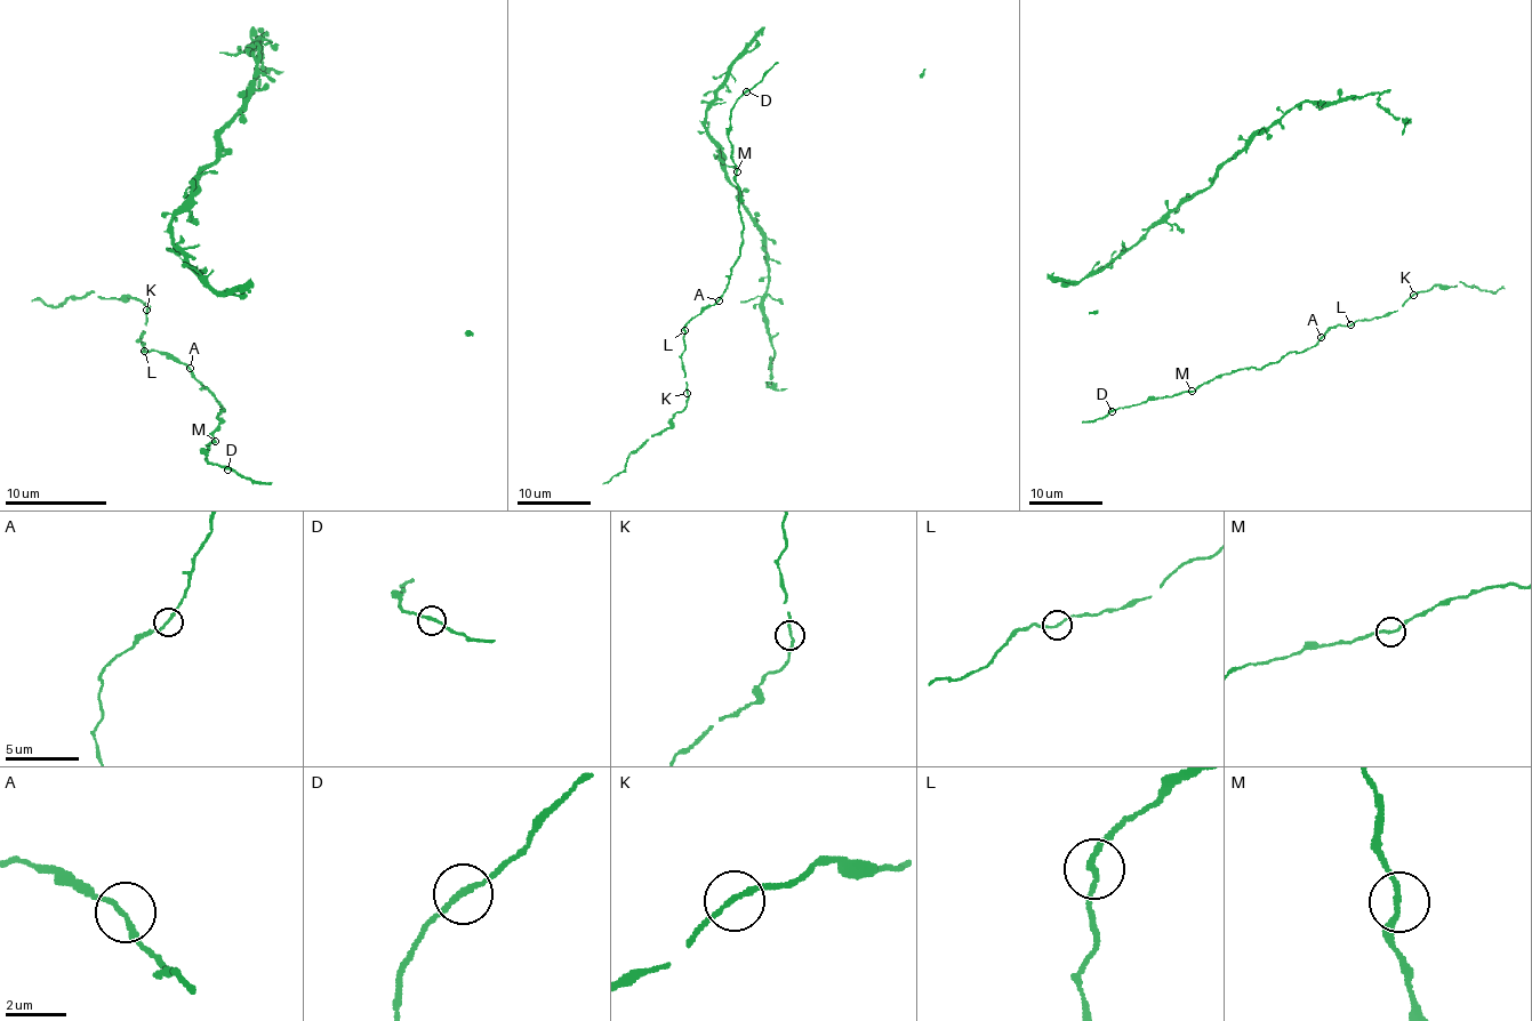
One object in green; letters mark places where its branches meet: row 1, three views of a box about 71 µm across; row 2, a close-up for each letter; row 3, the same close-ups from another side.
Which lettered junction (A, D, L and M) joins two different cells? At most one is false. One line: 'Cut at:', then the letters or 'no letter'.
Cut at: no letter

